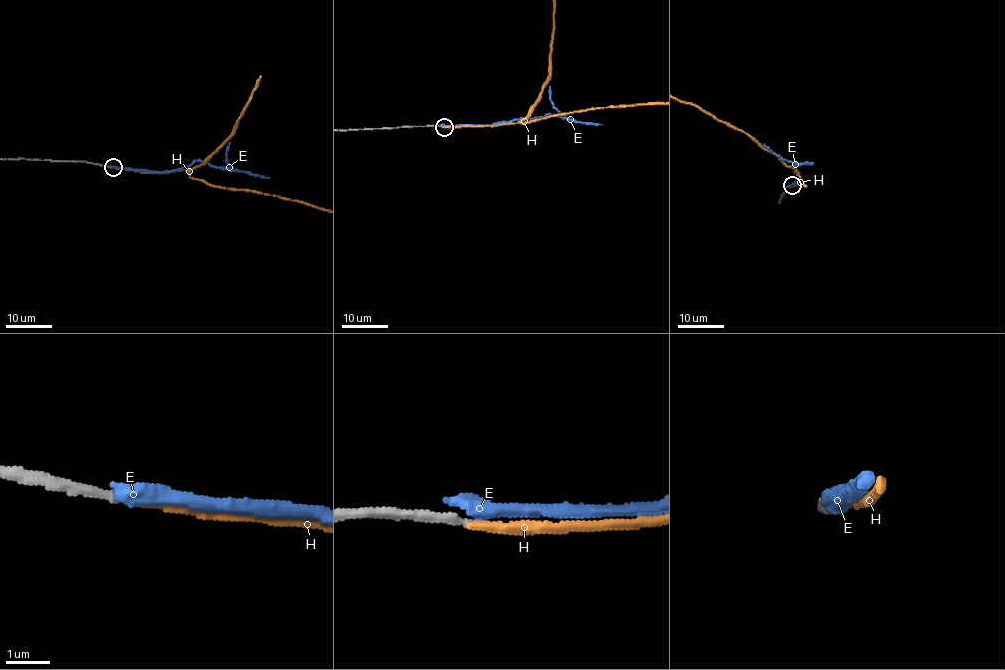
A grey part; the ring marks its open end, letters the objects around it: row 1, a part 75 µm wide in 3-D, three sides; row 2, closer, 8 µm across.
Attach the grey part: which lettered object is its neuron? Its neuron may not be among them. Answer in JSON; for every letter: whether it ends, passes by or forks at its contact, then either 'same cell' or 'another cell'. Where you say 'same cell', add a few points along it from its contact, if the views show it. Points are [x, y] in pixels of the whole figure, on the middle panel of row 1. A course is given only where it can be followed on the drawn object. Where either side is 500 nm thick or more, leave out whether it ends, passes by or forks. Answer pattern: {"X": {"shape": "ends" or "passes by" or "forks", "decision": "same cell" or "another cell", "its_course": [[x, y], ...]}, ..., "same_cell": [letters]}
{"E": {"shape": "ends", "decision": "another cell"}, "H": {"shape": "ends", "decision": "another cell"}, "same_cell": []}

